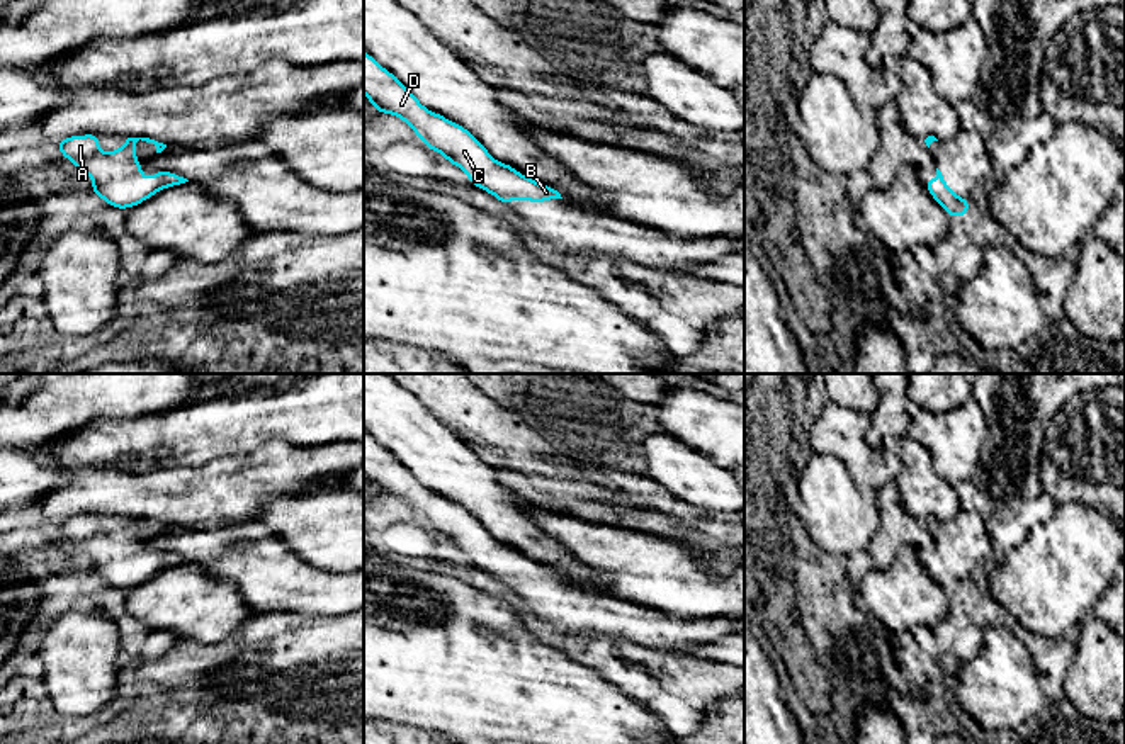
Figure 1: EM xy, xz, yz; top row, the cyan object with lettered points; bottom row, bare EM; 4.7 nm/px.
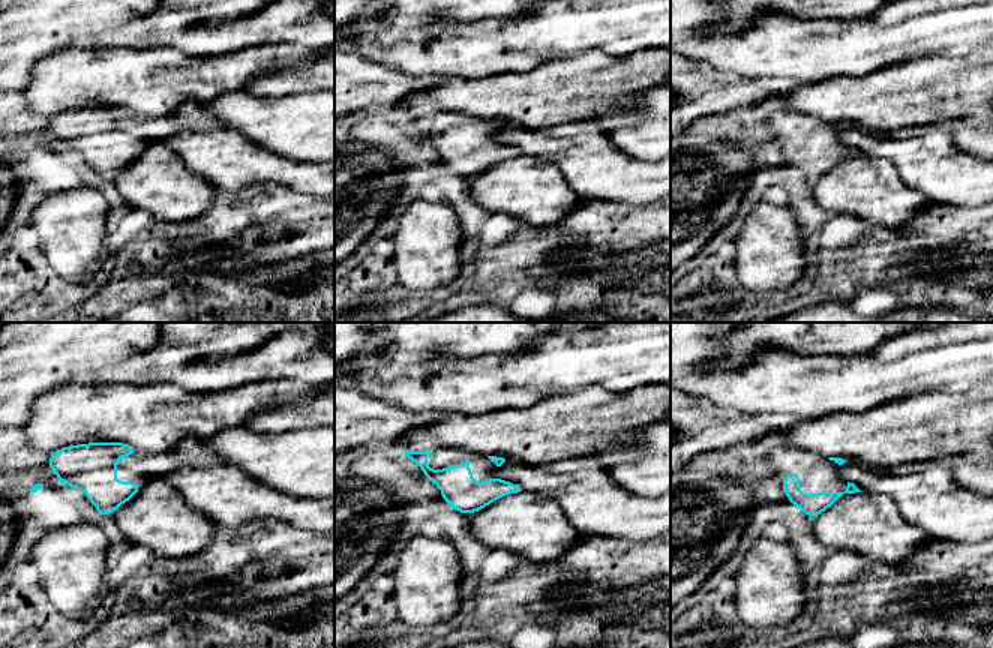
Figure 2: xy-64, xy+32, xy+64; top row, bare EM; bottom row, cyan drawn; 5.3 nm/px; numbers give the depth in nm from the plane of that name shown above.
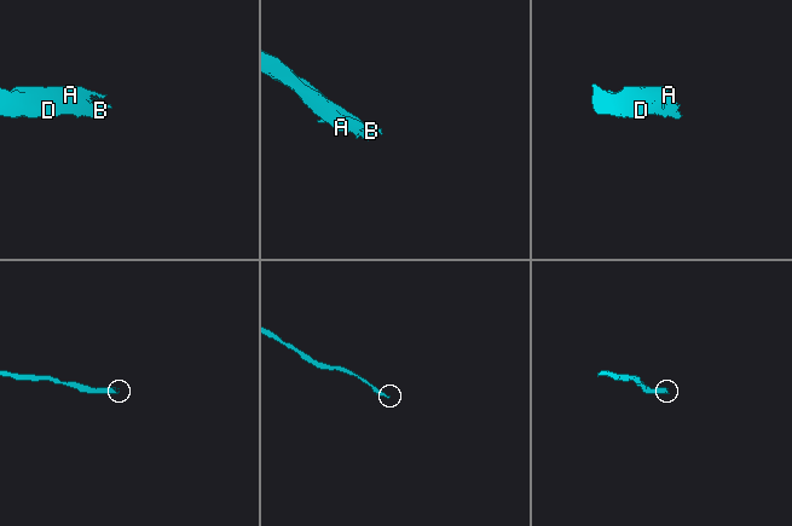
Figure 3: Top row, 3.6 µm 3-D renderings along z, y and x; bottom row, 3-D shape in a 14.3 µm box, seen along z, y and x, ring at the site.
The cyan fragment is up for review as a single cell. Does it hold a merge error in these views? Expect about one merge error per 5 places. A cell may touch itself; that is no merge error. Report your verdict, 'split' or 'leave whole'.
leave whole

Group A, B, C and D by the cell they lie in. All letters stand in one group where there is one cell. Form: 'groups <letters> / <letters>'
groups A B C D

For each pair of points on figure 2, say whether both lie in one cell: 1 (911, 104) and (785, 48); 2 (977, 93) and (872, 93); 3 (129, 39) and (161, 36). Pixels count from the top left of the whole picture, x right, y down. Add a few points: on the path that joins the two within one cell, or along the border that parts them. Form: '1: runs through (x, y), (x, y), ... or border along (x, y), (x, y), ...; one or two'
1: border along (879, 68), (860, 75), (834, 75), (810, 83); two
2: runs through (951, 92), (897, 93); one
3: runs through (137, 36), (153, 36); one

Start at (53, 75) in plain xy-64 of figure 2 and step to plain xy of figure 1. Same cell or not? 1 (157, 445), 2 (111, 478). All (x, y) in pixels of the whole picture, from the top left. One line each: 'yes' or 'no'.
1: no
2: yes

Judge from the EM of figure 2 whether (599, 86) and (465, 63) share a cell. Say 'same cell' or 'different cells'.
different cells

